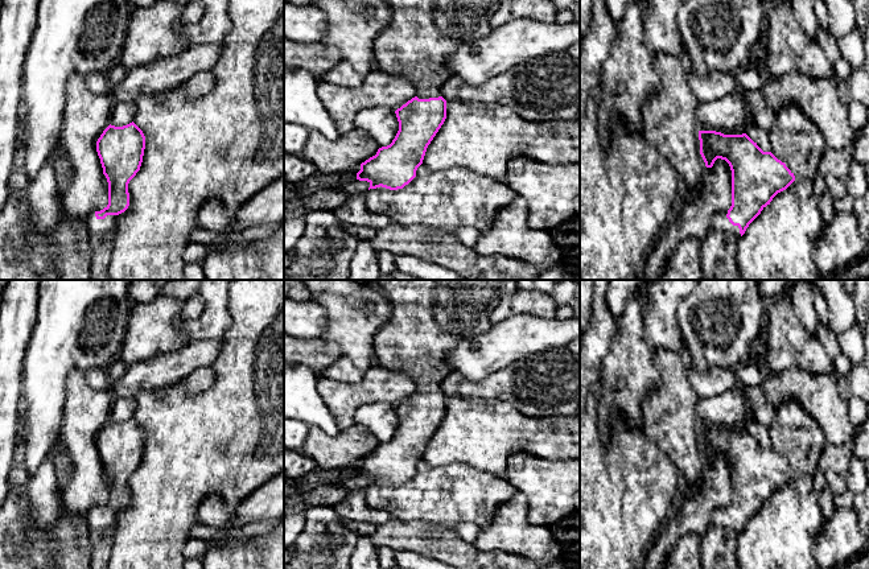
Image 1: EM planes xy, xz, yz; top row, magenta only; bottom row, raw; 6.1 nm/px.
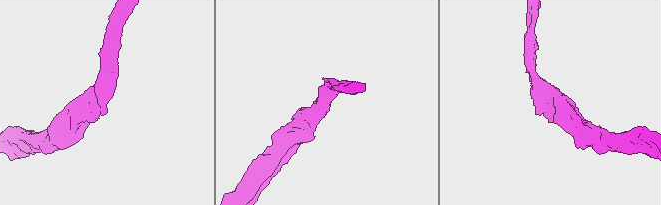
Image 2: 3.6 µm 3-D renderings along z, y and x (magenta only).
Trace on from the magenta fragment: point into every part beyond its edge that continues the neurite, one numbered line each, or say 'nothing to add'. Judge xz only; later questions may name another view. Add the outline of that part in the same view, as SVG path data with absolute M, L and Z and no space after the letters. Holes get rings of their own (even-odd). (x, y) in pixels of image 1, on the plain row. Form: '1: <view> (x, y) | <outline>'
1: xz (429, 318) | M372 280L372 284L384 294L392 308L390 319L379 329L374 337L374 356L375 363L390 370L395 370L408 375L416 383L416 392L419 395L429 395L441 392L441 382L453 372L453 367L448 363L448 354L458 346L464 339L475 337L487 331L493 325L490 316L498 306L503 296L518 292L516 280Z

